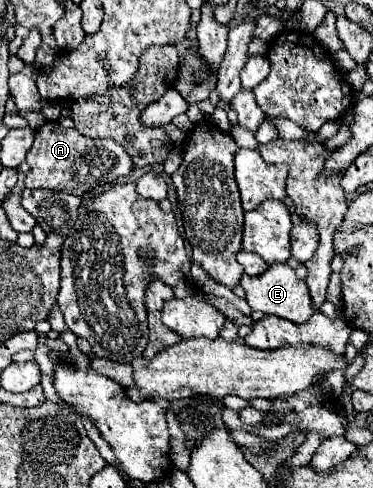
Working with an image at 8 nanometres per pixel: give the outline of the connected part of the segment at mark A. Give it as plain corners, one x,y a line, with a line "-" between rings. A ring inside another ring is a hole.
47,121
37,129
35,143
27,153
27,163
31,167
25,181
29,189
59,189
71,195
83,195
103,183
113,183
133,169
127,151
113,139
85,137
75,127
67,129
57,121

